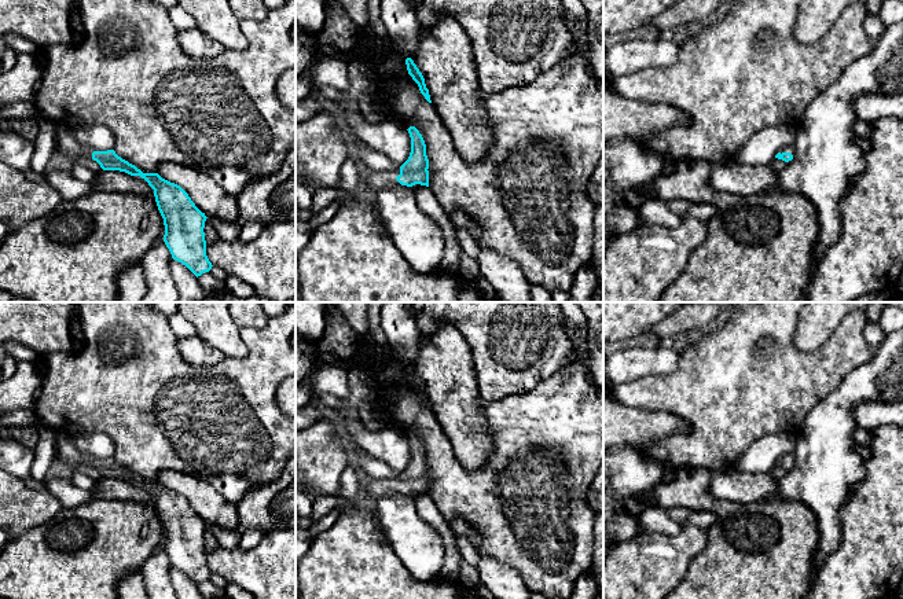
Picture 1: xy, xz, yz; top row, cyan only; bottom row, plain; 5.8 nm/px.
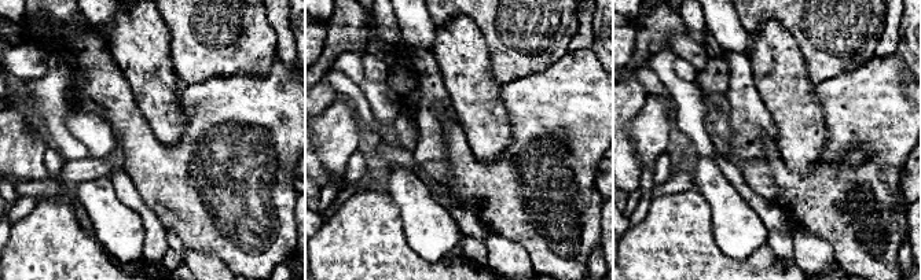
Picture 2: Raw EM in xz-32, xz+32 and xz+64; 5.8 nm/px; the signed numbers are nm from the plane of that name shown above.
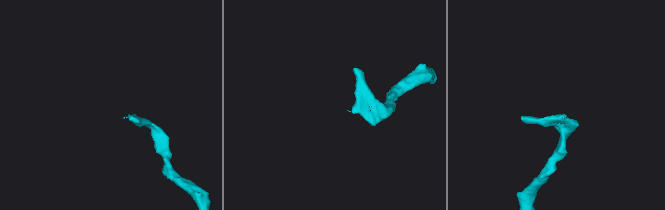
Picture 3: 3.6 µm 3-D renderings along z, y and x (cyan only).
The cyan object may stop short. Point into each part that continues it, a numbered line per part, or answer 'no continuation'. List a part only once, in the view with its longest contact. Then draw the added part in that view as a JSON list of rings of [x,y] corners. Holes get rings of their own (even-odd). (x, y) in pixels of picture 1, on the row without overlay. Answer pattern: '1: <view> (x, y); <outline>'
1: xz (377, 488); [[[400,477],[394,479],[371,479],[366,486],[370,496],[379,499],[386,495],[399,493],[396,485],[400,482]]]

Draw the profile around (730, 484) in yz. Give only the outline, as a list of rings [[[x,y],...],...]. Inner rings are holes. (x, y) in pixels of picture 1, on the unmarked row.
[[[734,466],[712,473],[709,492],[716,499],[741,504],[767,500],[779,493],[775,477],[770,471],[748,473]]]

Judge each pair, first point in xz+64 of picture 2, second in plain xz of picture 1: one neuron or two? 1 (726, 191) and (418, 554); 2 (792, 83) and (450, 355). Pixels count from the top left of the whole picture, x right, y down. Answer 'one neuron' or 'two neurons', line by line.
1: one neuron
2: one neuron

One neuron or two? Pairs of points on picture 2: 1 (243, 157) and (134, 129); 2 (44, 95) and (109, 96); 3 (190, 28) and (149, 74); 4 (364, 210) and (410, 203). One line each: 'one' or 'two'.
1: one
2: two
3: two
4: two

